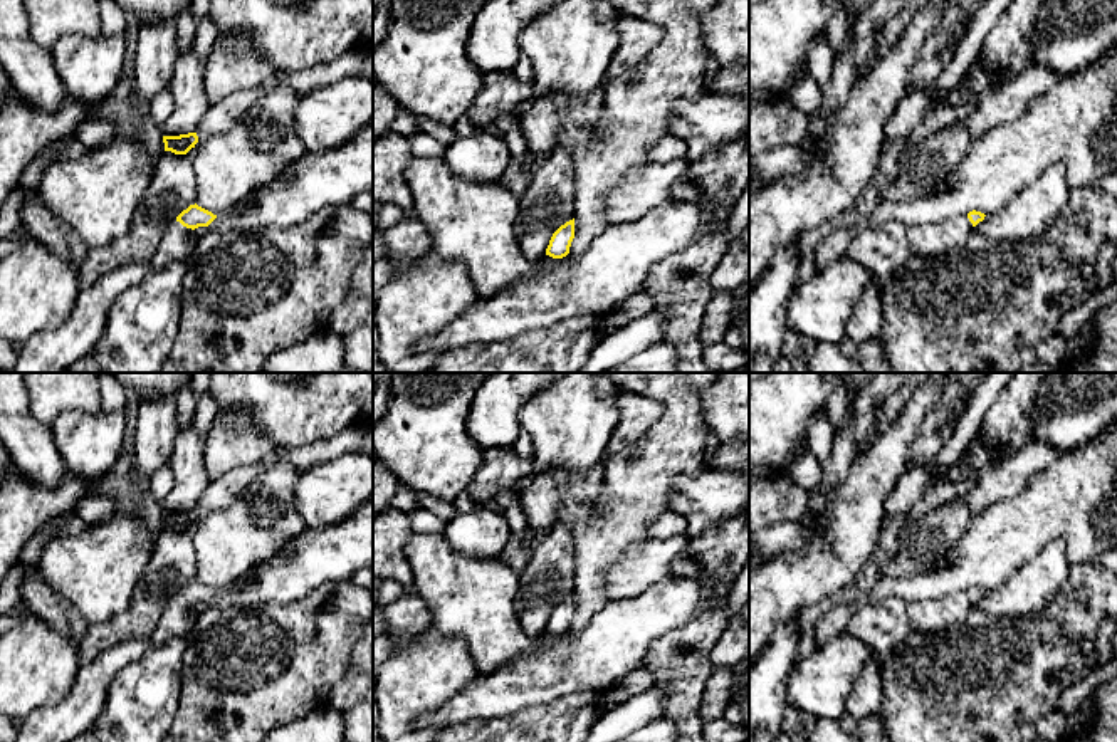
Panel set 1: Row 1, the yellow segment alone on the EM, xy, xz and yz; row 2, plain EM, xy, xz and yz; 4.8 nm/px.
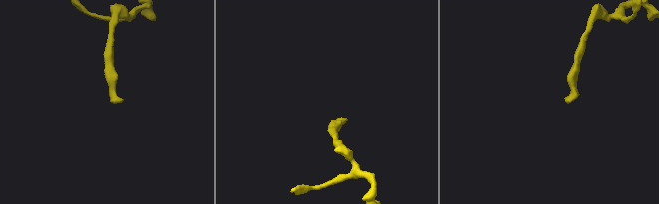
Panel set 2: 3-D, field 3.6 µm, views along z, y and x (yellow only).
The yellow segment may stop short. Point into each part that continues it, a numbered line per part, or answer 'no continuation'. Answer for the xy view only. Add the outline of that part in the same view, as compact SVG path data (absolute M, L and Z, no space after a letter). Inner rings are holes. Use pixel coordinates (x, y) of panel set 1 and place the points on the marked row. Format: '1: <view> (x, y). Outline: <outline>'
1: xy (52, 351). Outline: M175 220L151 260L118 267L81 289L66 322L27 339L8 373L64 373L97 346L109 309L126 289L139 285L170 262L186 262L198 240L195 230Z

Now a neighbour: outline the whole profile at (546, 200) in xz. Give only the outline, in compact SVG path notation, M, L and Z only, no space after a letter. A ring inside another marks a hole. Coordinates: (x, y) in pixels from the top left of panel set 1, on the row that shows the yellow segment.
M558 146L521 186L516 235L526 259L543 259L553 233L573 220L574 185L576 173L571 151Z

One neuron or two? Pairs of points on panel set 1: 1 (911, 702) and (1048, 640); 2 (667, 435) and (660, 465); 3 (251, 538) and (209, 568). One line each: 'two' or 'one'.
1: one
2: one
3: one

